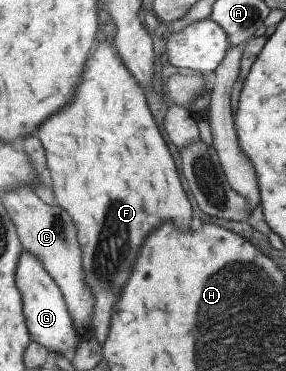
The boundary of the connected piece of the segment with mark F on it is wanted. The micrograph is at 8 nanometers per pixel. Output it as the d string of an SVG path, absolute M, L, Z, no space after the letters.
M100 41L93 48L92 56L86 57L82 65L84 73L82 83L76 89L76 99L66 109L50 115L40 127L36 127L34 134L43 148L48 182L56 197L56 206L64 209L74 223L76 241L82 255L84 283L96 297L88 334L98 343L104 344L112 307L120 295L120 289L124 287L124 281L130 275L128 271L136 261L142 241L148 233L166 221L170 221L180 231L188 231L192 211L170 151L146 105L143 89L120 61L112 43Z

